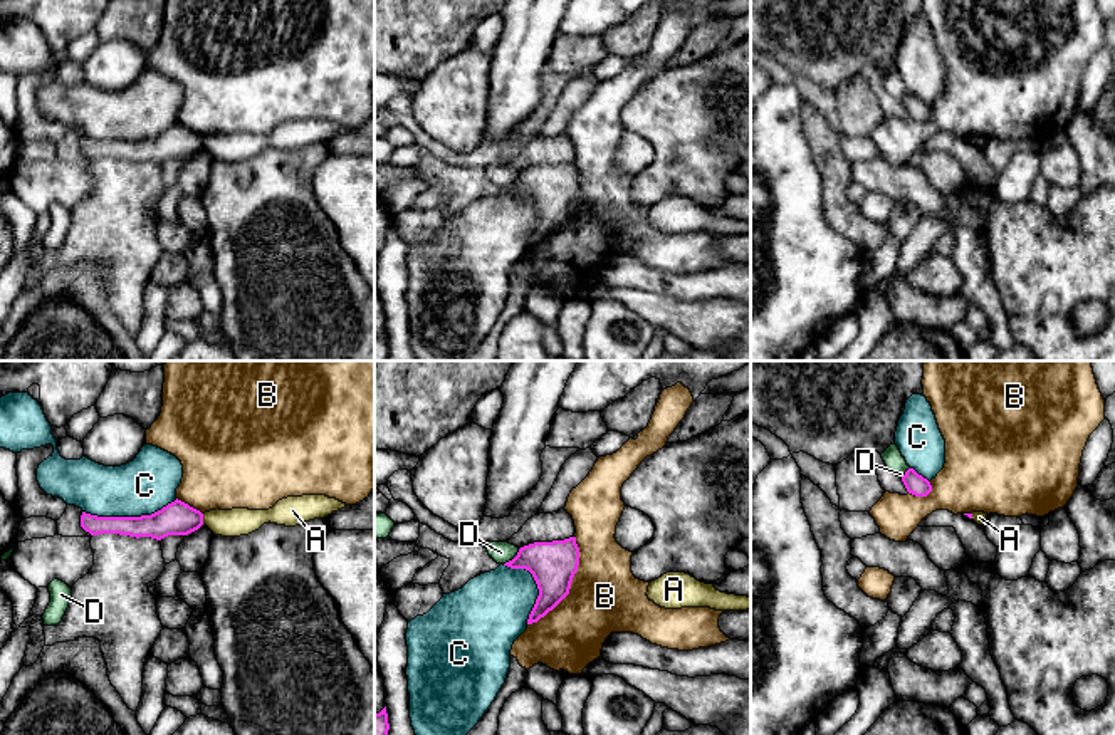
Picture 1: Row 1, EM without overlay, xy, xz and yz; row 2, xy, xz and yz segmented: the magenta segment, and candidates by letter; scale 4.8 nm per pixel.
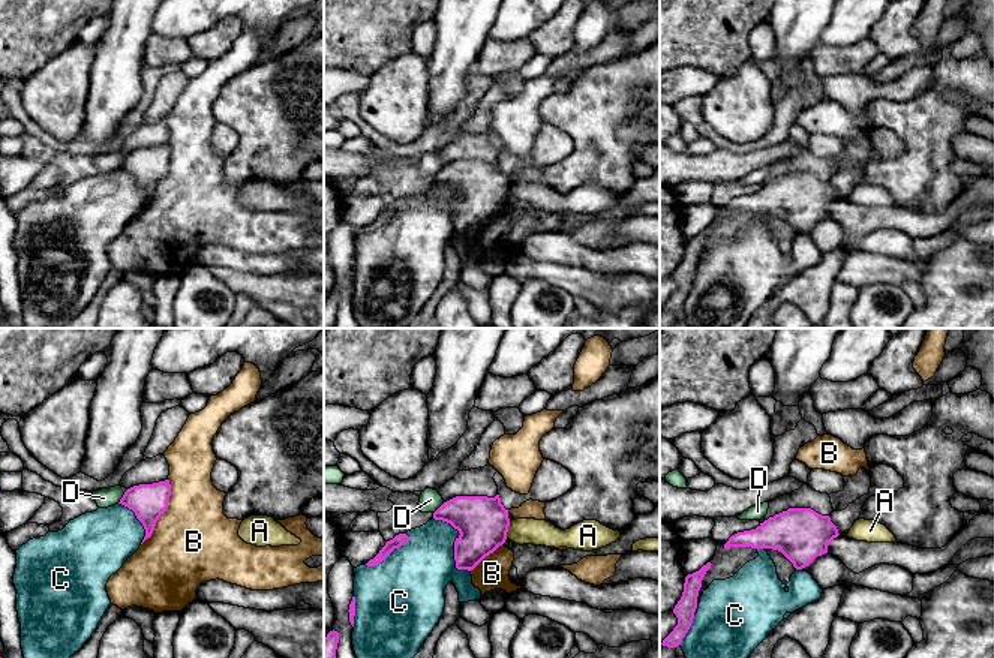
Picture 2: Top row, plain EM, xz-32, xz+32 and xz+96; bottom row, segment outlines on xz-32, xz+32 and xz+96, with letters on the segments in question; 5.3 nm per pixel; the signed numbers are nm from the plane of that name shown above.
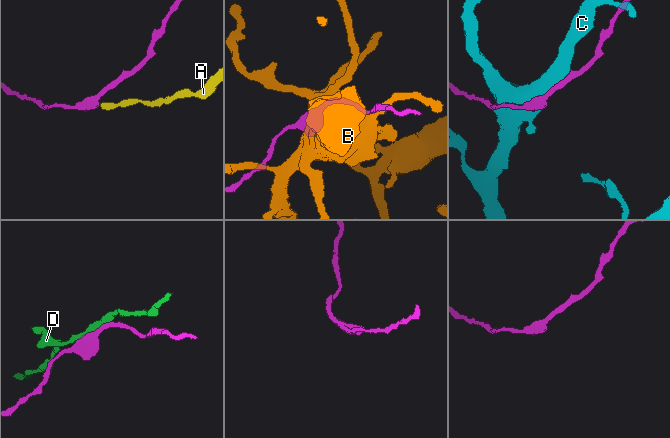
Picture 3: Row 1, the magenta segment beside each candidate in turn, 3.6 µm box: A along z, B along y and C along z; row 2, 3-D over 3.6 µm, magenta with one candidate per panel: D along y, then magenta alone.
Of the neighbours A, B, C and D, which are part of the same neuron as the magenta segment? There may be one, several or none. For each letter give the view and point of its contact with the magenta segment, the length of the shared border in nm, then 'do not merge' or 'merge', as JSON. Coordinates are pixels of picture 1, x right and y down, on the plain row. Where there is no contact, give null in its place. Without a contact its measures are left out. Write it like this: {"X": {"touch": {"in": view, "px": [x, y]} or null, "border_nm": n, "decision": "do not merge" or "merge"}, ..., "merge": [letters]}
{"A": {"touch": {"in": "xy", "px": [202, 143]}, "border_nm": 60, "decision": "do not merge"}, "B": {"touch": {"in": "xz", "px": [570, 208]}, "border_nm": 480, "decision": "do not merge"}, "C": {"touch": {"in": "xy", "px": [130, 141]}, "border_nm": 460, "decision": "do not merge"}, "D": {"touch": {"in": "xz", "px": [514, 182]}, "border_nm": 110, "decision": "do not merge"}, "merge": []}

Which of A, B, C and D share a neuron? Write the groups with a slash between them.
A / B / C / D

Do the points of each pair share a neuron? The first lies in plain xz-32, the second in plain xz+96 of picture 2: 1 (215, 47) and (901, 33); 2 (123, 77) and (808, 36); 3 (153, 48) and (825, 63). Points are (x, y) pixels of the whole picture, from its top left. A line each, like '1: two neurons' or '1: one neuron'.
1: one neuron
2: one neuron
3: one neuron

